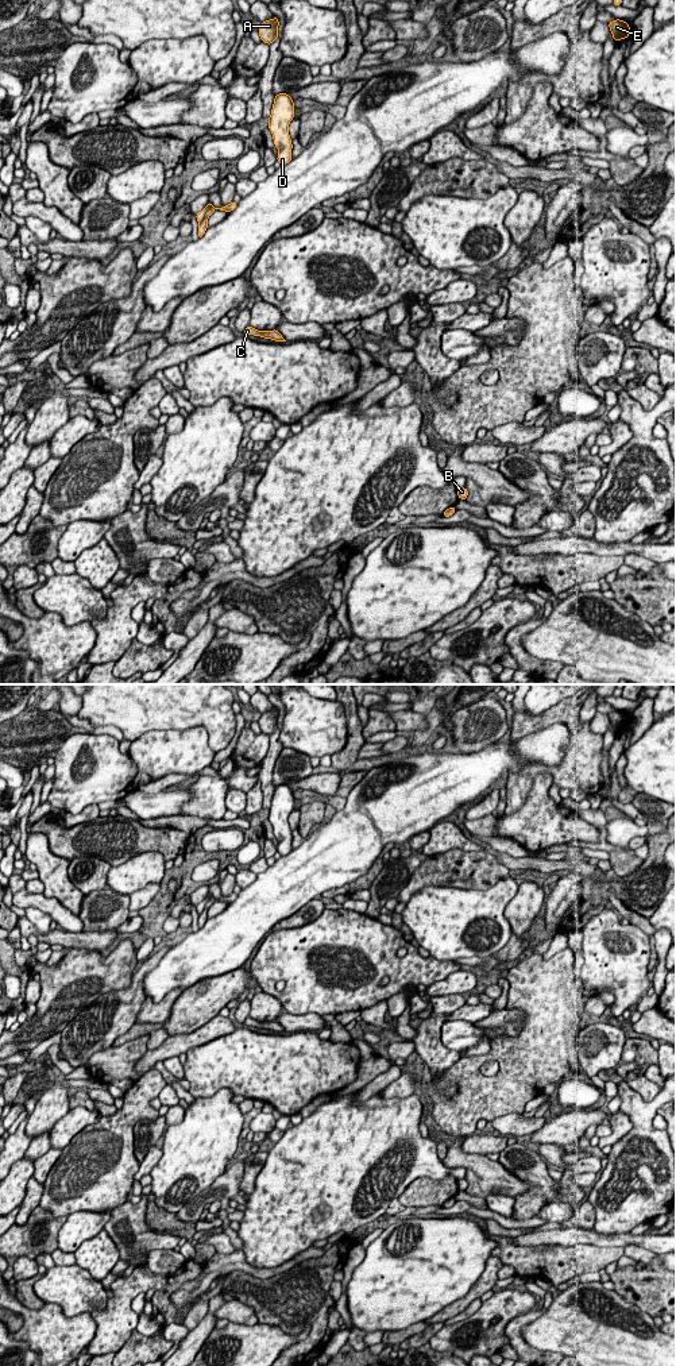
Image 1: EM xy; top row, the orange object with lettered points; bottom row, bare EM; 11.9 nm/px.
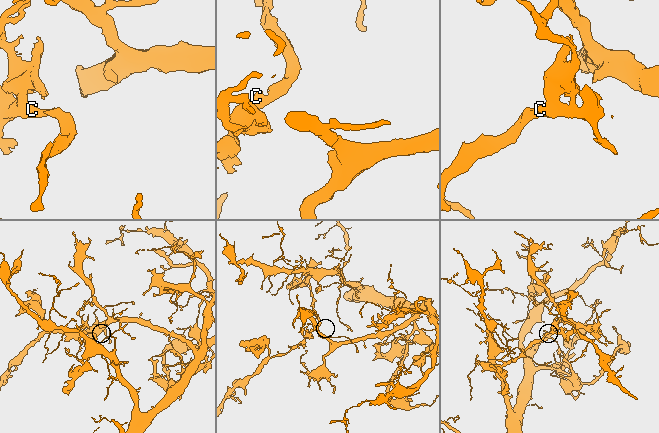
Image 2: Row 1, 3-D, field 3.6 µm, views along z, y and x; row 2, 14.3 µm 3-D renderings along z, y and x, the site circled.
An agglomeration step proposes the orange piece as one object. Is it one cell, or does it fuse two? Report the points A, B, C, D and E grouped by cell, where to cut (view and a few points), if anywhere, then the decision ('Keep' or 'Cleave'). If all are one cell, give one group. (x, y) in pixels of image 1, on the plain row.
Groups: A B D E / C. Split along xy (212, 896), (199, 917). Cleave

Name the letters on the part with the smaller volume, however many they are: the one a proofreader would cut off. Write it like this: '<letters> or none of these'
C

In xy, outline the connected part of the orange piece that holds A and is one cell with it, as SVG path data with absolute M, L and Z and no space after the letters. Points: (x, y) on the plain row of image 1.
M277 707L274 710L263 713L258 721L260 732L271 736L277 729L279 729L278 717L279 711Z

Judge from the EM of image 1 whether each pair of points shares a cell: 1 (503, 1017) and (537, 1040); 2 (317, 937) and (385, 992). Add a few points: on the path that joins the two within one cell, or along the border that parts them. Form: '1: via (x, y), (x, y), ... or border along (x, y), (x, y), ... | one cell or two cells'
1: border along (505, 1007), (524, 1013), (524, 1026), (516, 1037) | two cells
2: via (336, 946), (343, 946), (355, 963), (370, 975) | one cell

